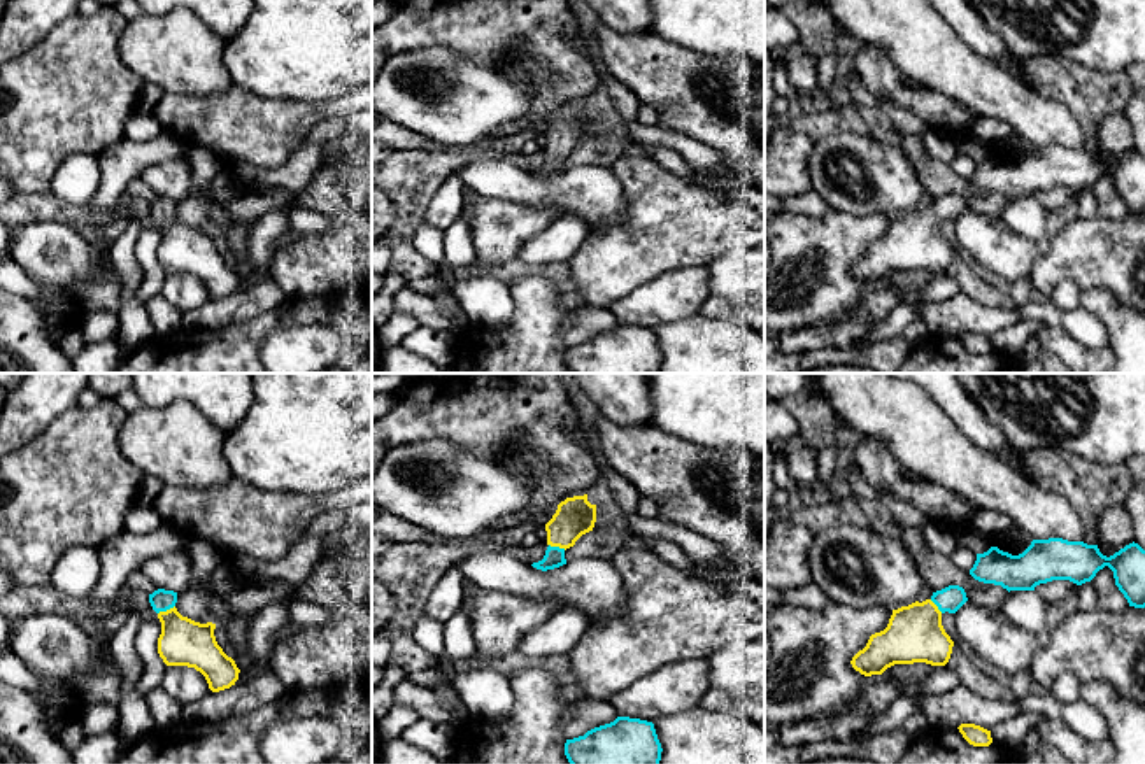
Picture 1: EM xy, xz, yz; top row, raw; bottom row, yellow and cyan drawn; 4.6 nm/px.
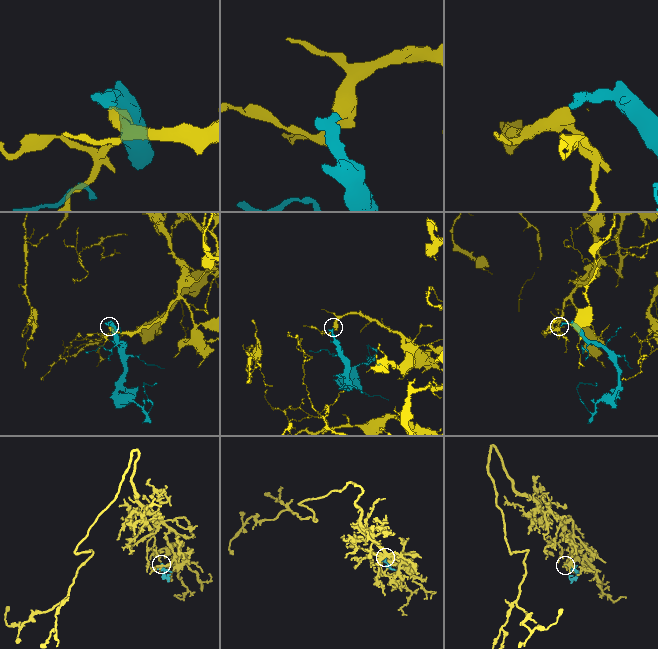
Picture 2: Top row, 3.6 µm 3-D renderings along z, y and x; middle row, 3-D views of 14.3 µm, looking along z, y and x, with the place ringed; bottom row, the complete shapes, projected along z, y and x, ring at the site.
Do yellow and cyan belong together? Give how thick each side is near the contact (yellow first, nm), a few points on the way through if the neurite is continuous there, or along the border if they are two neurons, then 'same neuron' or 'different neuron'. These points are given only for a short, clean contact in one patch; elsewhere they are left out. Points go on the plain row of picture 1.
calibres 220 and 100 nm; way xy (183, 249), (167, 218), (160, 207); same neuron

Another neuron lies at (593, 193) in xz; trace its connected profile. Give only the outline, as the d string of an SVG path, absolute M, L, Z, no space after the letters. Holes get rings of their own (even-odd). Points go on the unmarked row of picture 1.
M503 156L465 165L454 175L482 198L579 216L587 224L589 237L626 217L622 187L610 166L579 165L542 179Z

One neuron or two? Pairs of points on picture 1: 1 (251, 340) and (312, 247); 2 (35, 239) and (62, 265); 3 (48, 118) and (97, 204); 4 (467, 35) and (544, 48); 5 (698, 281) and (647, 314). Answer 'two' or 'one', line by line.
1: two
2: one
3: two
4: one
5: one

